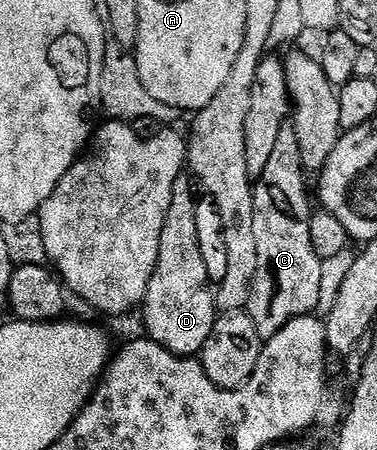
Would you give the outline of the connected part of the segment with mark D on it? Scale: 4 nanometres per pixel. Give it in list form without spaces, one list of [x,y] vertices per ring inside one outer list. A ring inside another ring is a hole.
[[[184,175],[173,183],[173,199],[169,203],[169,215],[165,215],[165,227],[161,227],[161,247],[157,255],[157,267],[149,279],[147,294],[141,306],[146,336],[161,343],[161,347],[178,357],[195,357],[205,347],[217,318],[215,295],[209,284],[204,258],[201,256],[197,233],[197,197],[191,194],[193,181]]]

